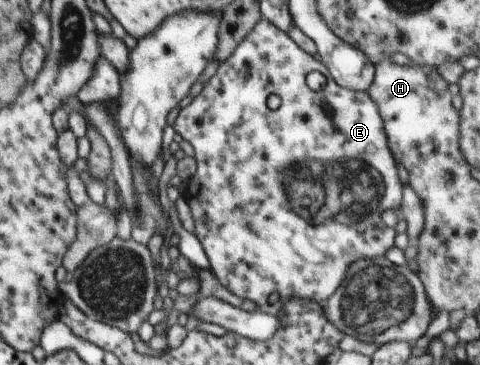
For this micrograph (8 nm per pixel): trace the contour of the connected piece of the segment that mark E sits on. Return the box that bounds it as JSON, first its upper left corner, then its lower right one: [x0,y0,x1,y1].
[173,18,403,316]

